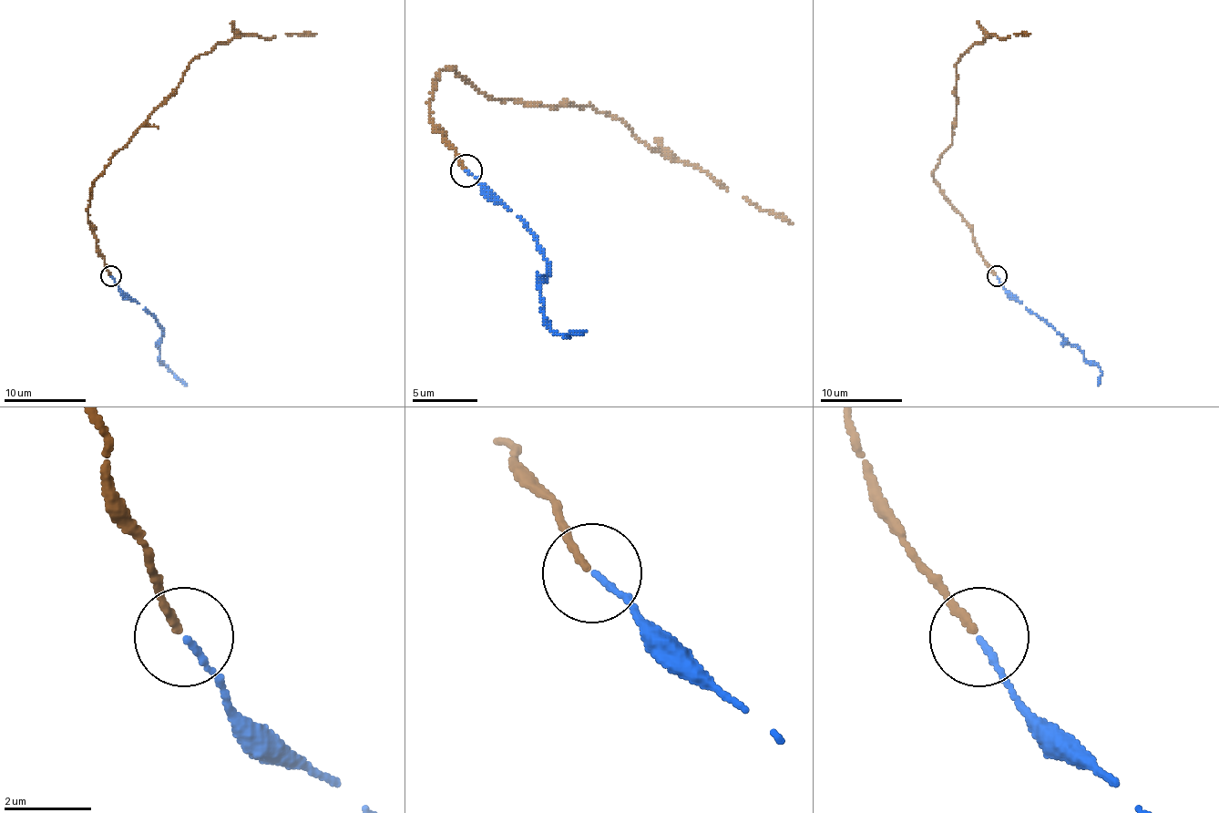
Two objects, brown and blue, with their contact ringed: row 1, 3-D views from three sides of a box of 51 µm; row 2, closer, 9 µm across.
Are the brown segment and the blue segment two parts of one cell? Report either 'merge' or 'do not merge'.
merge

